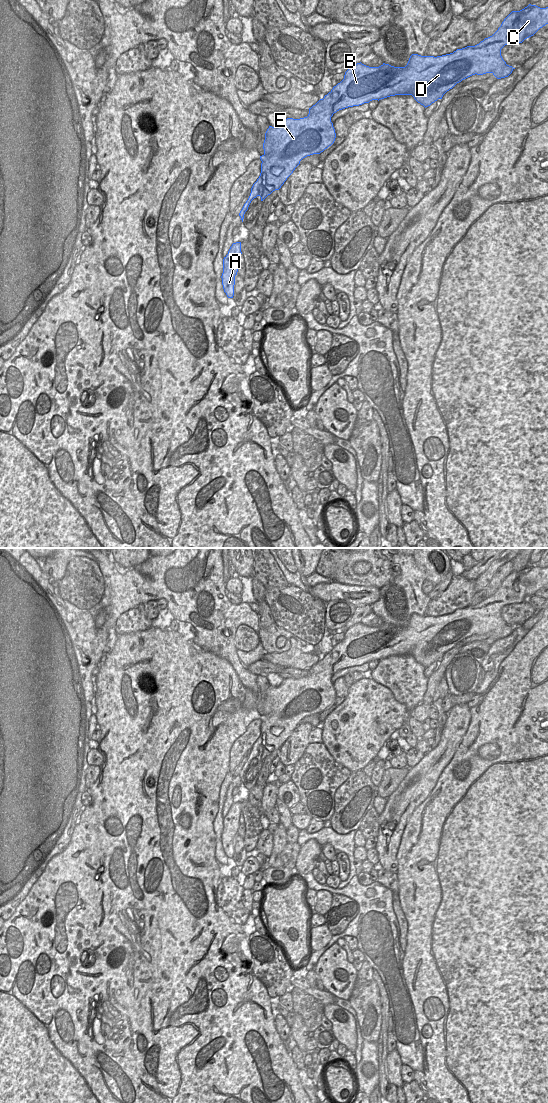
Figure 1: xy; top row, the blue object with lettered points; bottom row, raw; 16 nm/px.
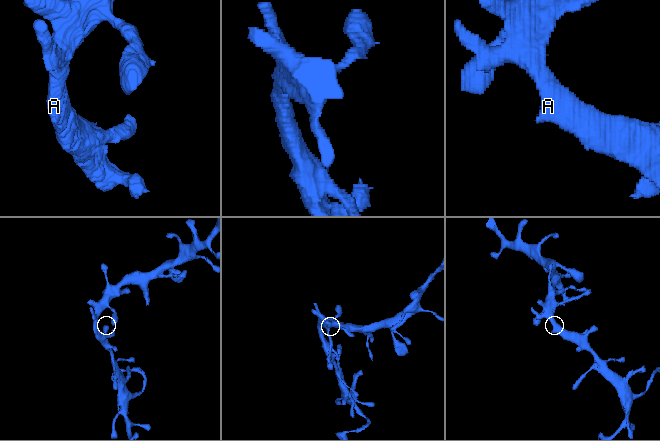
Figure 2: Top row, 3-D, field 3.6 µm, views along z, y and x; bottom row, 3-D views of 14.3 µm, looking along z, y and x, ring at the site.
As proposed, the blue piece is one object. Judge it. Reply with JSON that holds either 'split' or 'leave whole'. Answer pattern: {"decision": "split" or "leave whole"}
{"decision": "leave whole"}

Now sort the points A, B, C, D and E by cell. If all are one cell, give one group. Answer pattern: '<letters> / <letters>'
A B C D E

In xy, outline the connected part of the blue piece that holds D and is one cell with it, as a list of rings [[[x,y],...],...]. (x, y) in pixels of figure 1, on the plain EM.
[[[529,564],[520,571],[512,571],[492,596],[475,606],[467,606],[437,617],[412,614],[405,627],[394,627],[385,623],[379,627],[369,627],[361,622],[353,625],[345,632],[344,639],[340,643],[309,668],[307,677],[287,678],[278,687],[269,686],[263,703],[264,714],[260,716],[262,721],[260,736],[253,744],[250,756],[239,773],[242,782],[254,758],[260,756],[263,761],[273,751],[281,748],[303,718],[320,714],[334,703],[336,693],[331,677],[337,671],[395,655],[412,655],[426,668],[438,659],[442,659],[443,655],[457,643],[472,635],[492,633],[497,639],[508,637],[515,628],[507,625],[503,620],[501,609],[508,604],[522,603],[546,584],[548,584],[548,567],[540,568]]]

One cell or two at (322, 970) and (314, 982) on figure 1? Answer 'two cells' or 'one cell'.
two cells

